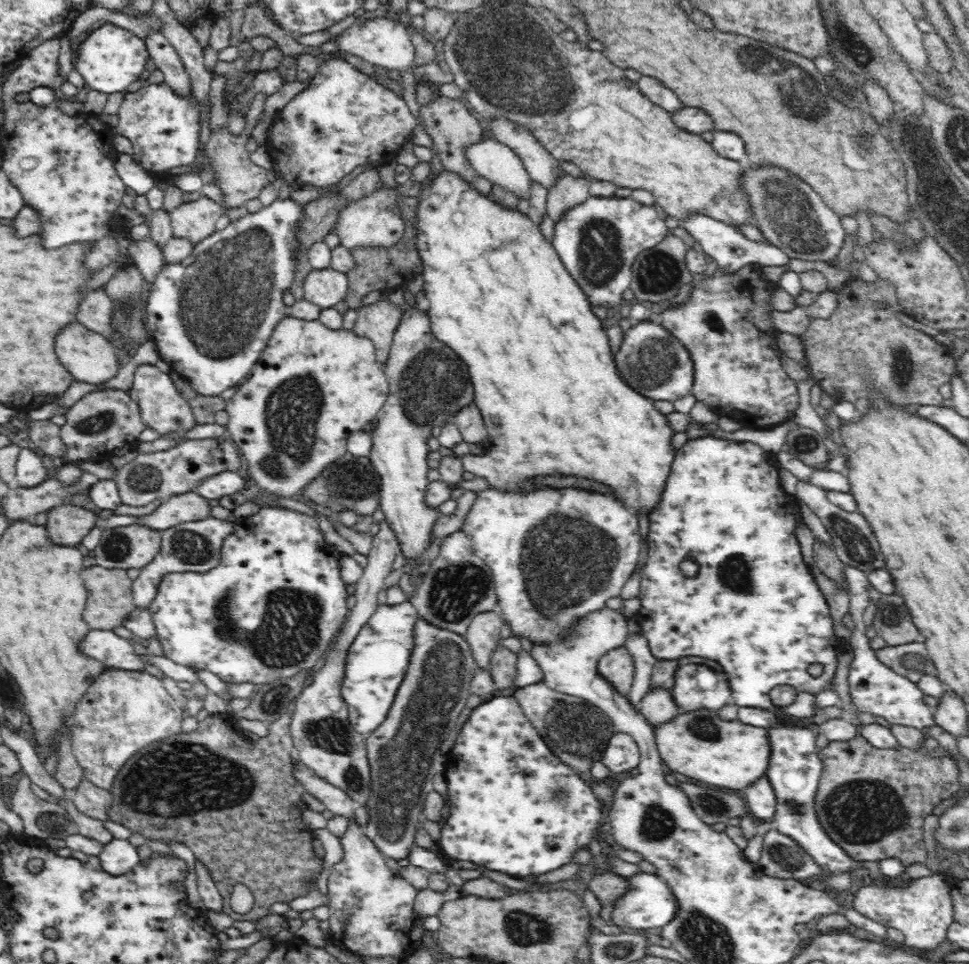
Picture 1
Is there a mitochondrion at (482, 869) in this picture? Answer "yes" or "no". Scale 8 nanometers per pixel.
no

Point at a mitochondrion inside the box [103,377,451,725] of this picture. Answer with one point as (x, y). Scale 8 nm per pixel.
(292, 628)

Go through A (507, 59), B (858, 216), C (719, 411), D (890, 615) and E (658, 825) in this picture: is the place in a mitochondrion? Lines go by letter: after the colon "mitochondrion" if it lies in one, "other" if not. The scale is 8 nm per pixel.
A: mitochondrion
B: other
C: other
D: mitochondrion
E: mitochondrion

